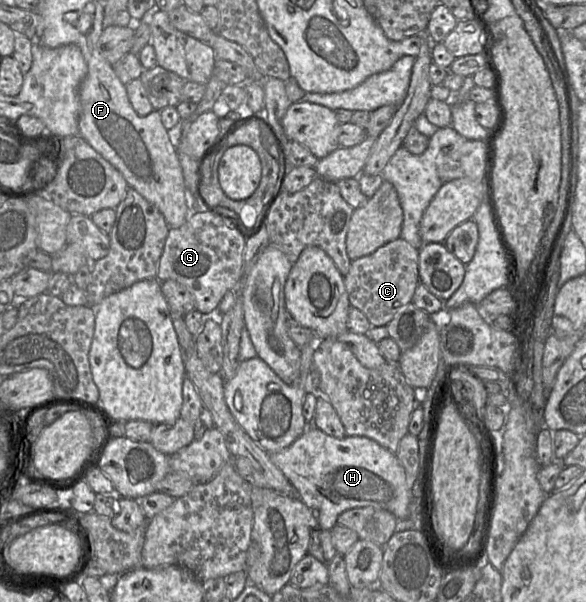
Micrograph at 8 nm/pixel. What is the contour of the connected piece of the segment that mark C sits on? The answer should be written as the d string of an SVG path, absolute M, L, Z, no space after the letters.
M399 237L373 253L352 260L349 272L344 276L344 284L352 307L361 310L372 326L386 326L405 305L412 302L419 279L419 249Z

